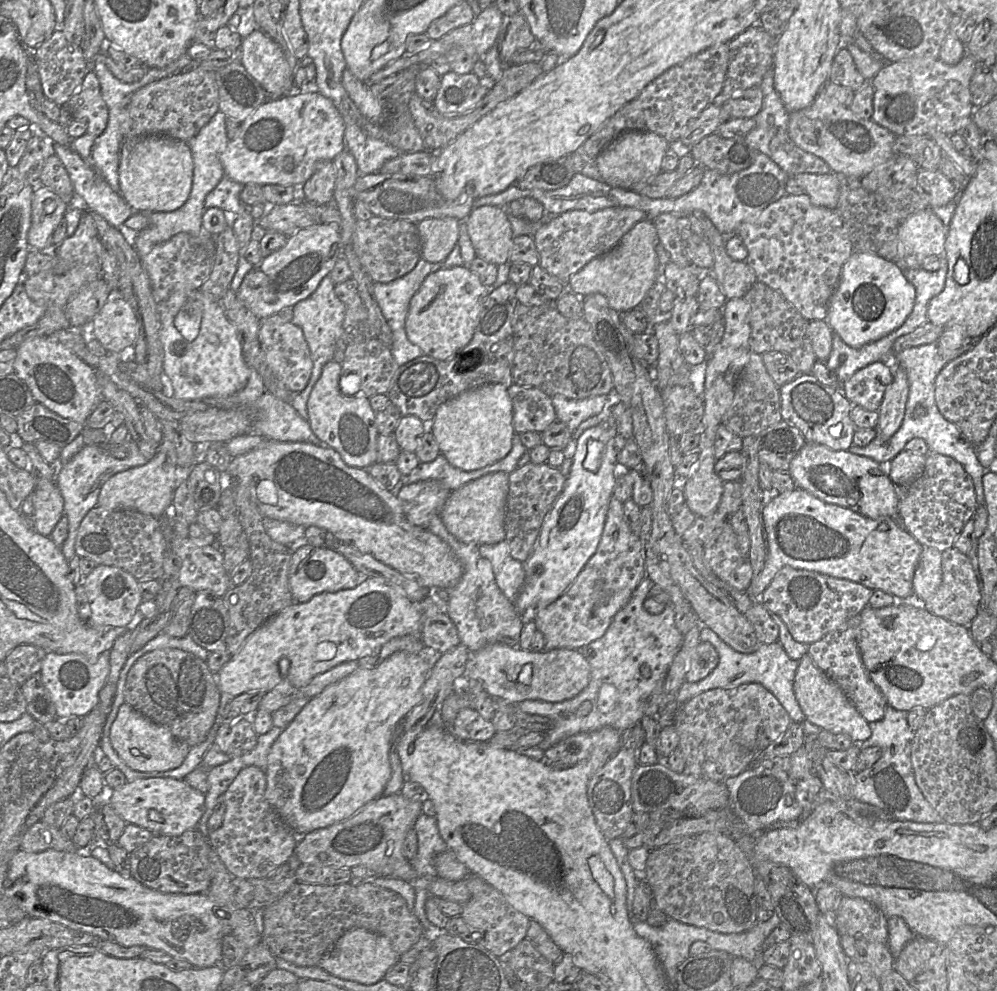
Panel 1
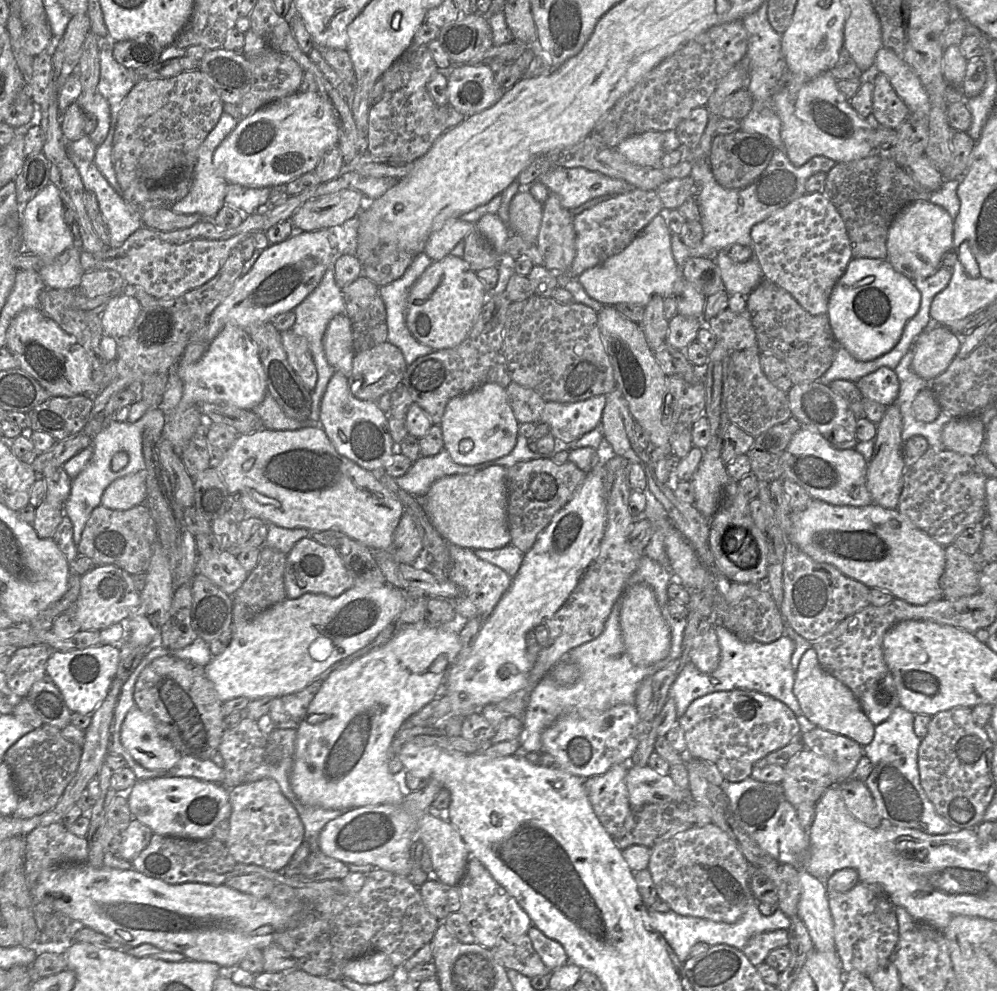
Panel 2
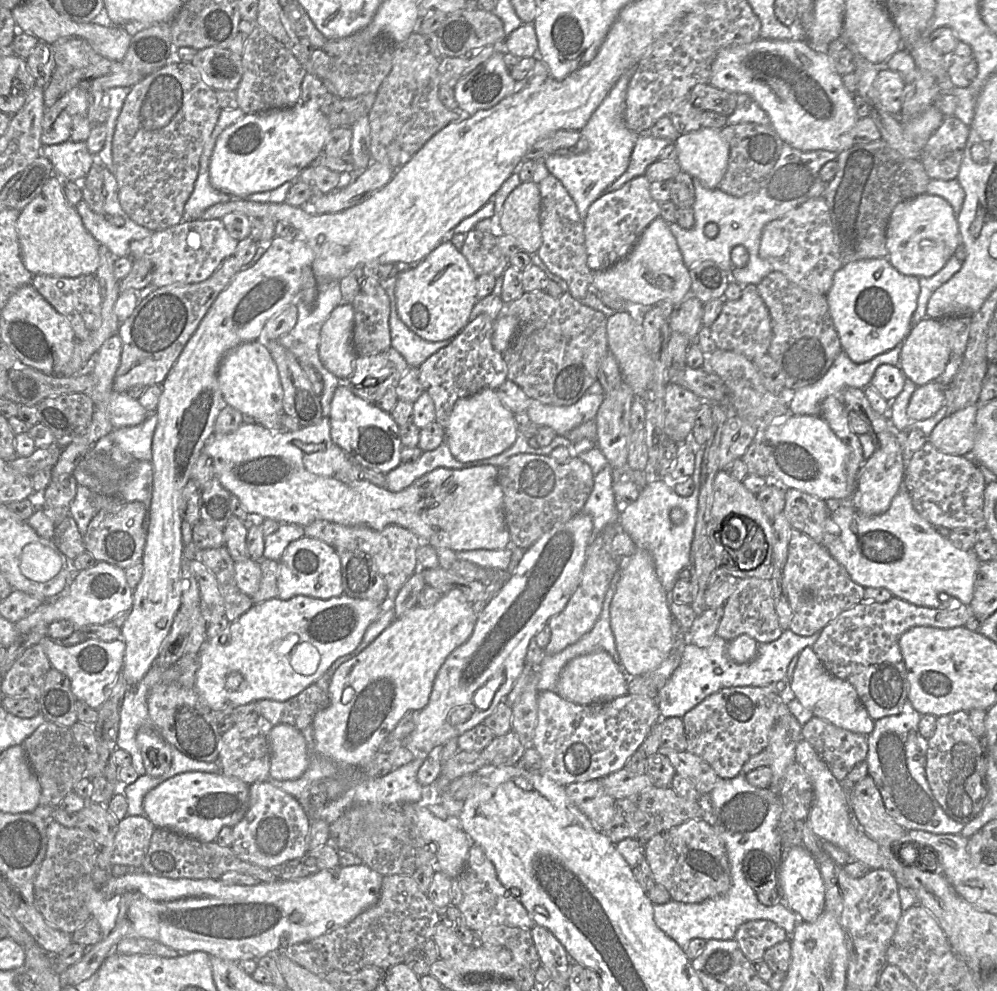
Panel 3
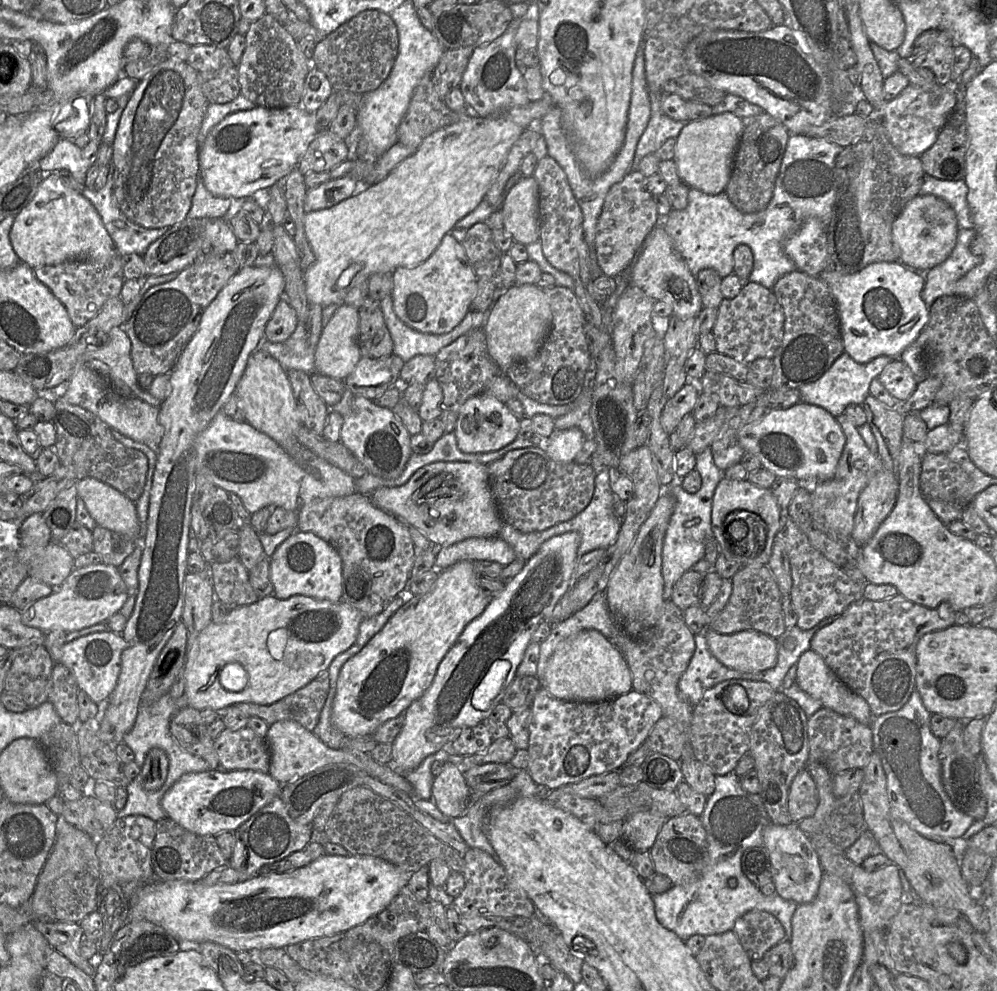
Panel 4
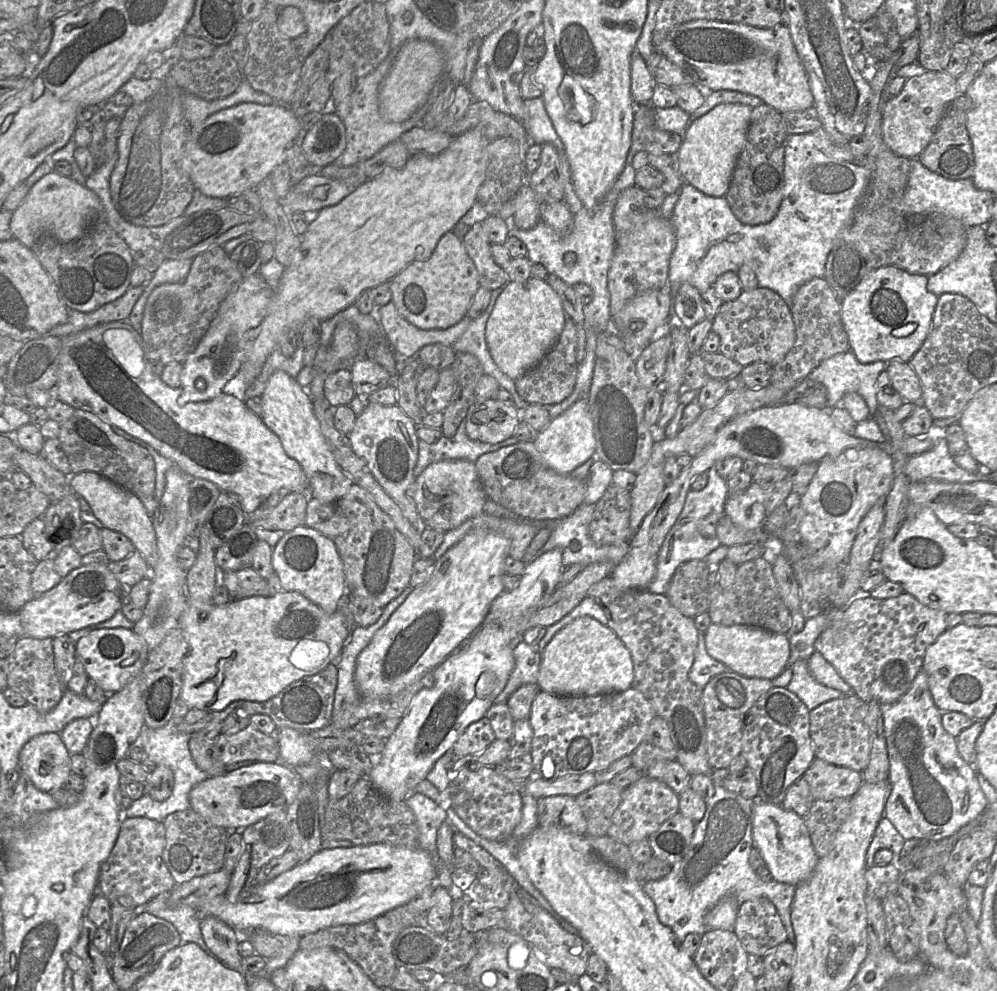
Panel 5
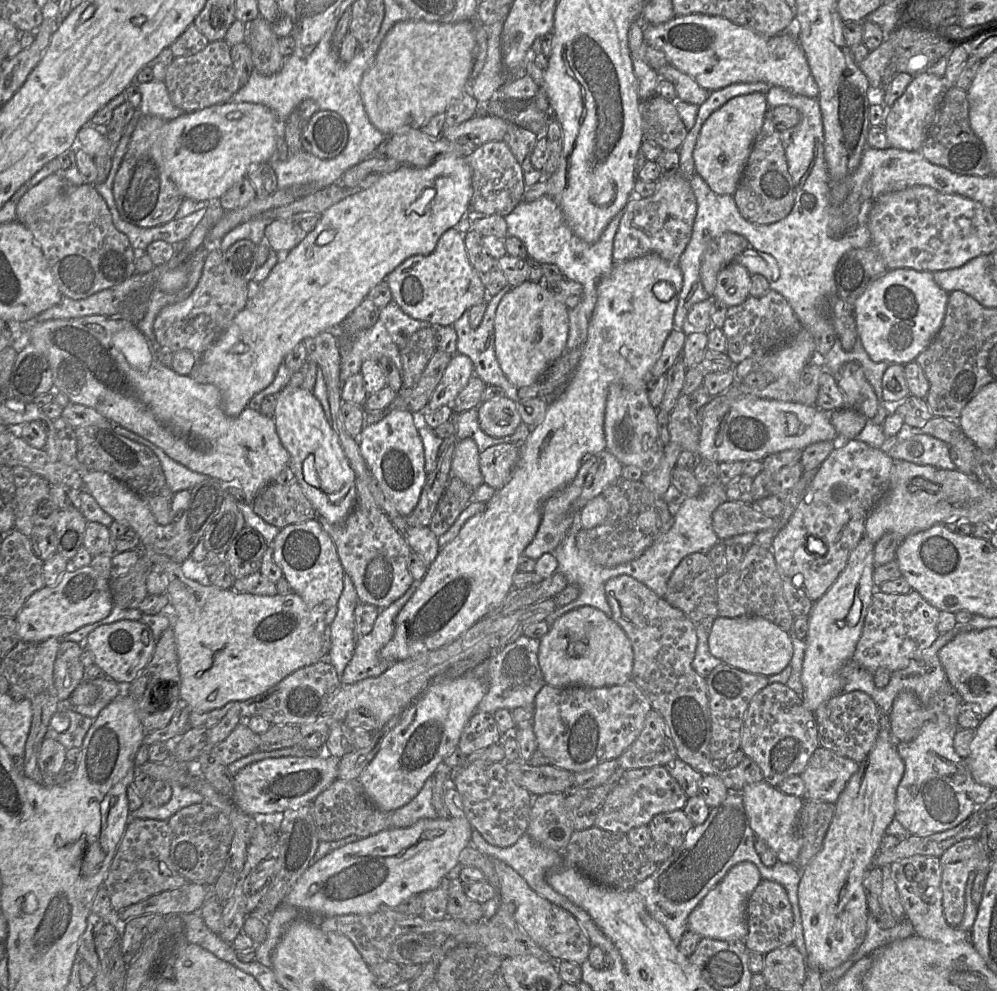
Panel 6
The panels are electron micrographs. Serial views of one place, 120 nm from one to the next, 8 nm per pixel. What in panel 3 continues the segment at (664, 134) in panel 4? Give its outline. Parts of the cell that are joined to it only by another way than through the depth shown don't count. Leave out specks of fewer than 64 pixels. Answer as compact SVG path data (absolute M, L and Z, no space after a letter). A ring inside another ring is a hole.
M649 133L639 135L627 170L615 182L608 186L603 194L618 190L628 181L645 175L648 166L657 161L661 151L671 143L670 140L655 138Z

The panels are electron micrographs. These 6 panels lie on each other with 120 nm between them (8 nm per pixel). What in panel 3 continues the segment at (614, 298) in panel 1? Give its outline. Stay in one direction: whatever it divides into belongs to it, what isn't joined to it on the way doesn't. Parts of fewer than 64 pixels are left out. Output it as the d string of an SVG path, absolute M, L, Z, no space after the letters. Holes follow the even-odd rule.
M661 217L654 219L642 232L631 252L605 270L593 274L592 289L596 292L613 292L636 309L669 301L673 305L691 293L689 269L685 266L669 224Z

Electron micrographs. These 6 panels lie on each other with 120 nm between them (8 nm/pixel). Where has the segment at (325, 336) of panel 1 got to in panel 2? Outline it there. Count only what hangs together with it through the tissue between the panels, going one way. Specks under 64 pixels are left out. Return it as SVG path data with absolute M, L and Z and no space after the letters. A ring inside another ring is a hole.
M332 266L325 271L317 287L308 296L306 296L299 305L296 306L294 311L296 314L296 321L291 330L295 334L306 338L317 369L317 384L314 390L311 391L312 407L309 421L319 424L321 400L331 377L336 372L326 359L323 343L324 334L329 321L334 316L345 313L344 297L341 288L335 281L335 274Z

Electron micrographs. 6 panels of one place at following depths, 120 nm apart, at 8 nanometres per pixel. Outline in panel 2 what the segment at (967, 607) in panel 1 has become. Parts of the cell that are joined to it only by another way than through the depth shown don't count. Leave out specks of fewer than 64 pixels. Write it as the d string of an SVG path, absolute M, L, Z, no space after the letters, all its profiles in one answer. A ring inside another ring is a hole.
M950 544L945 548L945 569L940 578L943 599L957 600L981 592L978 564L971 555Z

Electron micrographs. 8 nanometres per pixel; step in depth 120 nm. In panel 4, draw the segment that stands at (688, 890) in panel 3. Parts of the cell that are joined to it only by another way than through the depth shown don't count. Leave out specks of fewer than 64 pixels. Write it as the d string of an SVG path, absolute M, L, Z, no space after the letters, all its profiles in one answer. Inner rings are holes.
M689 812L668 818L649 849L656 873L667 876L673 885L684 885L695 879L706 851L706 832L699 816Z

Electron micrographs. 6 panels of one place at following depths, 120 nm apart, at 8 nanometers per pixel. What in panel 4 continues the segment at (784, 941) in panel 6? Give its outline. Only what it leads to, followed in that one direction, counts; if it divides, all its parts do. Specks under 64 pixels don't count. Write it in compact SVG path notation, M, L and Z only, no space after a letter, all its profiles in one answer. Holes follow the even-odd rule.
M765 911L745 913L734 924L732 932L751 961L761 960L773 946L785 939L785 931L779 920Z

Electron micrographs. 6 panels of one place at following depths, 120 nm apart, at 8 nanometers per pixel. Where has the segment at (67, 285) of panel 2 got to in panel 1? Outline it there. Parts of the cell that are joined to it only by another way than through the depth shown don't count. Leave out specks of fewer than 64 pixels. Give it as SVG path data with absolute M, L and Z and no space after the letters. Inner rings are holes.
M37 185L32 195L31 226L28 244L31 249L49 250L51 237L69 207L59 195L48 187Z

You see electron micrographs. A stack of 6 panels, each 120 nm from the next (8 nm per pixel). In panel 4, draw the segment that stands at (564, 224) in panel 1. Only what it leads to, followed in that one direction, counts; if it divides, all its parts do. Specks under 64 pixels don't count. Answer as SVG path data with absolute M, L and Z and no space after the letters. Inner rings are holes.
M638 170L629 172L607 193L598 218L594 247L597 263L604 276L621 276L640 252L650 231L660 223L653 196L645 187L645 176Z

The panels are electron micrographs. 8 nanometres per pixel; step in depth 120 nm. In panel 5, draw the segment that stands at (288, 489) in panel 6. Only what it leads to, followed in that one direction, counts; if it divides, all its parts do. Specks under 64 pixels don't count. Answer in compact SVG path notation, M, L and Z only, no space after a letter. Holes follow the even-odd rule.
M289 492L281 502L267 508L262 505L250 513L250 527L260 527L268 531L289 532L298 526L305 526L307 493Z

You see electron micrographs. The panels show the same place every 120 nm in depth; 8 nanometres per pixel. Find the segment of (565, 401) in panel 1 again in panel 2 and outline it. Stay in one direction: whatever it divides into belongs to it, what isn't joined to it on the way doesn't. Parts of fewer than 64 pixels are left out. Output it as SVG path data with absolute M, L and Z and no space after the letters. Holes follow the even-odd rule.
M606 395L571 403L547 401L540 422L549 426L550 434L559 445L570 445L600 427L605 404Z

